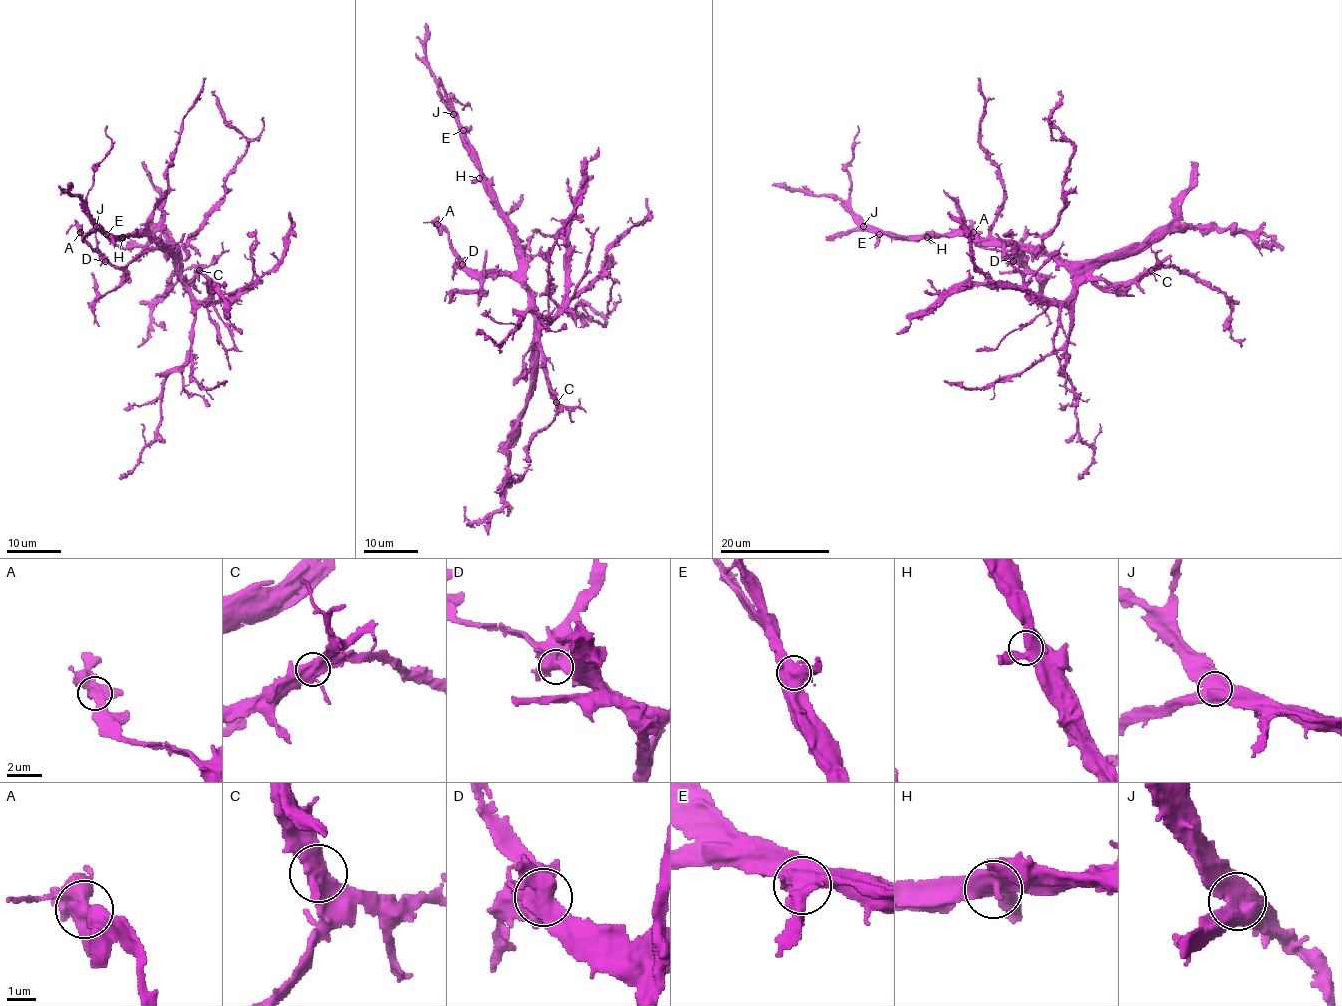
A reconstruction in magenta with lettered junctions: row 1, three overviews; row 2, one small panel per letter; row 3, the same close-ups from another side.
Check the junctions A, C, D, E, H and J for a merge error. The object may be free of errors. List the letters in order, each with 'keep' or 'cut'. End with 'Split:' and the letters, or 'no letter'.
A: keep
C: keep
D: keep
E: keep
H: keep
J: keep
Split: no letter

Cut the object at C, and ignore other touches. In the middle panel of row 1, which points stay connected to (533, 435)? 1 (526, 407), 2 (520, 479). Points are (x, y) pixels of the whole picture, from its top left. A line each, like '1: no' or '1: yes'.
1: no
2: yes

